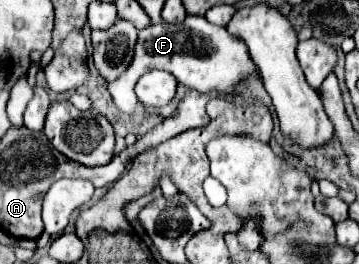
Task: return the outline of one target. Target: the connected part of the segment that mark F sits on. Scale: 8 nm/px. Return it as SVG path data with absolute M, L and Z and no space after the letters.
M187 16L185 22L179 24L151 24L143 30L139 30L139 38L135 44L135 56L129 64L129 68L113 82L107 84L115 106L123 114L133 114L139 100L133 92L133 86L137 84L139 76L143 76L149 70L165 70L173 72L177 80L193 88L201 94L205 92L219 92L223 96L233 96L235 94L235 84L241 80L241 76L257 70L255 64L249 58L247 46L243 40L231 36L223 26L209 24L203 16Z

